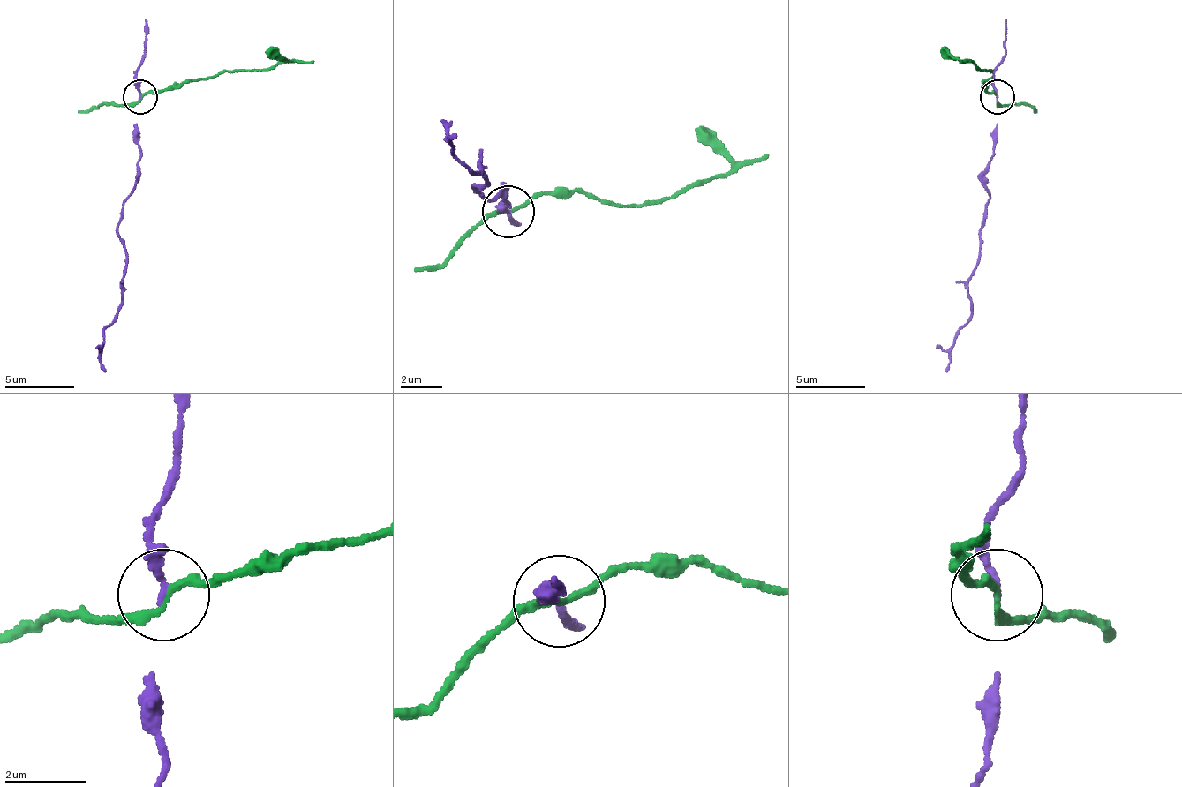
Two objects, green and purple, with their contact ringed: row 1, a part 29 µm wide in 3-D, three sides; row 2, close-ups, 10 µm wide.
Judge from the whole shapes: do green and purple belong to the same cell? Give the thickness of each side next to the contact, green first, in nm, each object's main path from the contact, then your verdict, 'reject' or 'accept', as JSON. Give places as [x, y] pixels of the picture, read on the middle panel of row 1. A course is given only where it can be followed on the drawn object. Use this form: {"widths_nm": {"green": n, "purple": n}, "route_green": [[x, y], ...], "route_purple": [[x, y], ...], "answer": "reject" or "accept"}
{"widths_nm": {"green": 140, "purple": 150}, "route_green": [[507, 210], [543, 194], [662, 205], [719, 178], [730, 163], [694, 127]], "route_purple": [[507, 210], [501, 210], [507, 199], [476, 189], [485, 174], [476, 174], [455, 153], [449, 142], [455, 131]], "answer": "reject"}

